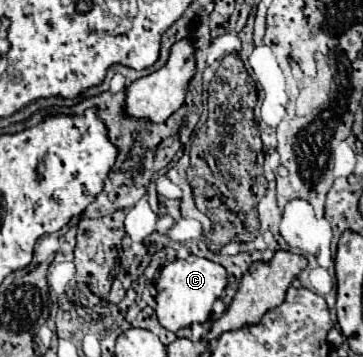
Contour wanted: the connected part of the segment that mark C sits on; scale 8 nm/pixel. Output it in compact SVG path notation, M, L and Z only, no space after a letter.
M189 255L187 259L175 259L173 263L165 265L159 271L159 279L155 281L157 289L155 313L159 317L159 323L169 331L179 331L183 327L189 327L191 323L205 323L211 315L215 299L223 295L225 285L227 273L223 265L197 255Z

